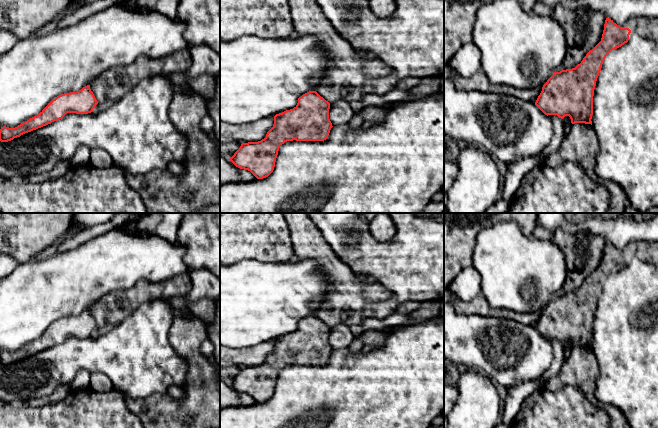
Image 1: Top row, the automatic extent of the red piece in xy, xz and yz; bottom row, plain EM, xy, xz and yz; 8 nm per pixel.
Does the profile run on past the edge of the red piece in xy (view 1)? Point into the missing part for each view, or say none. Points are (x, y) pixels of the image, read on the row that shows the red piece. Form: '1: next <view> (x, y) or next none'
1: next xy (113, 84)

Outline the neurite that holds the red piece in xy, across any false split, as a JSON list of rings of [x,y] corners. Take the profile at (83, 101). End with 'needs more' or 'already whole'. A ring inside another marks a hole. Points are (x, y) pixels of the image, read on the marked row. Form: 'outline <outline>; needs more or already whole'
outline [[[142,56],[131,65],[111,68],[81,90],[57,96],[37,116],[17,127],[1,127],[0,141],[11,141],[62,119],[67,113],[88,114],[93,112],[97,104],[108,100],[119,100],[132,91],[140,81],[155,76],[159,64]]]; needs more

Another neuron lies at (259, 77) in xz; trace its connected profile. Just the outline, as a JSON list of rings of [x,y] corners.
[[[312,35],[295,39],[244,36],[228,41],[220,40],[220,121],[231,125],[248,125],[293,109],[299,97],[309,91],[316,91],[329,62],[329,56]]]

